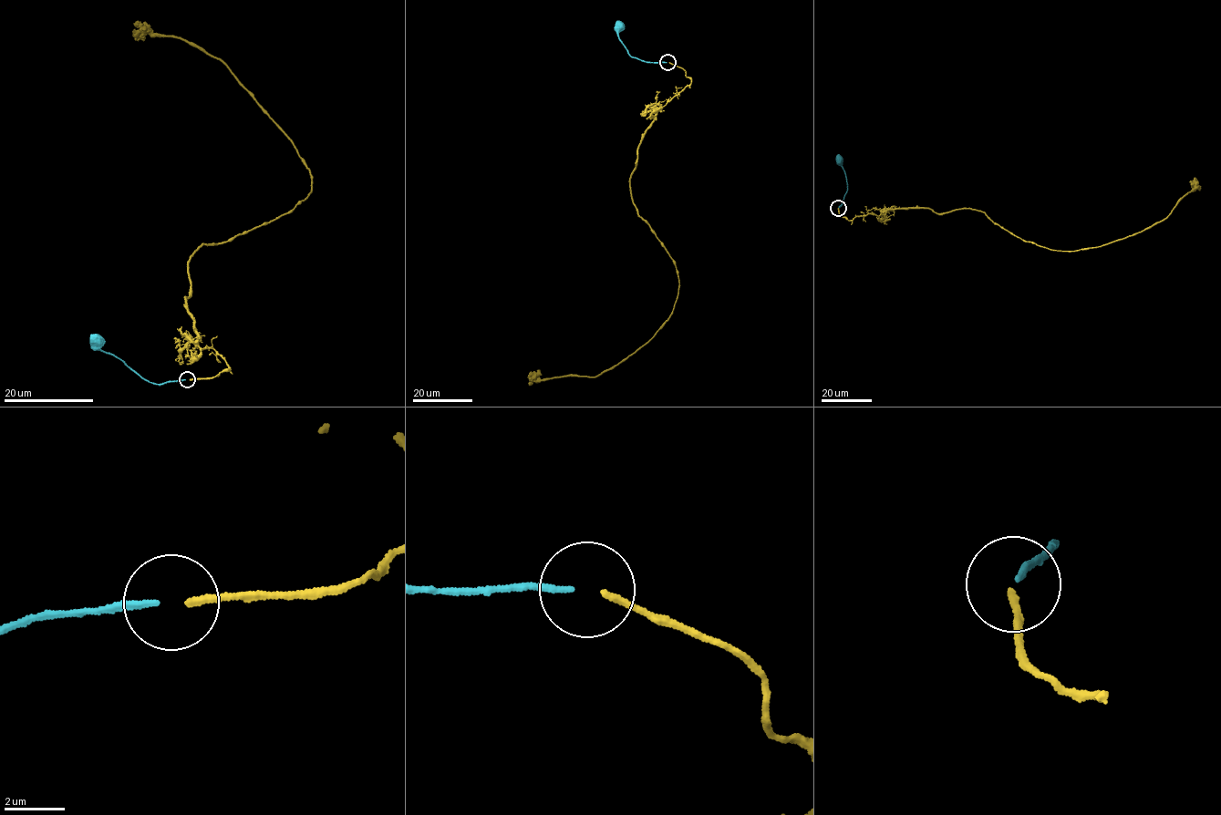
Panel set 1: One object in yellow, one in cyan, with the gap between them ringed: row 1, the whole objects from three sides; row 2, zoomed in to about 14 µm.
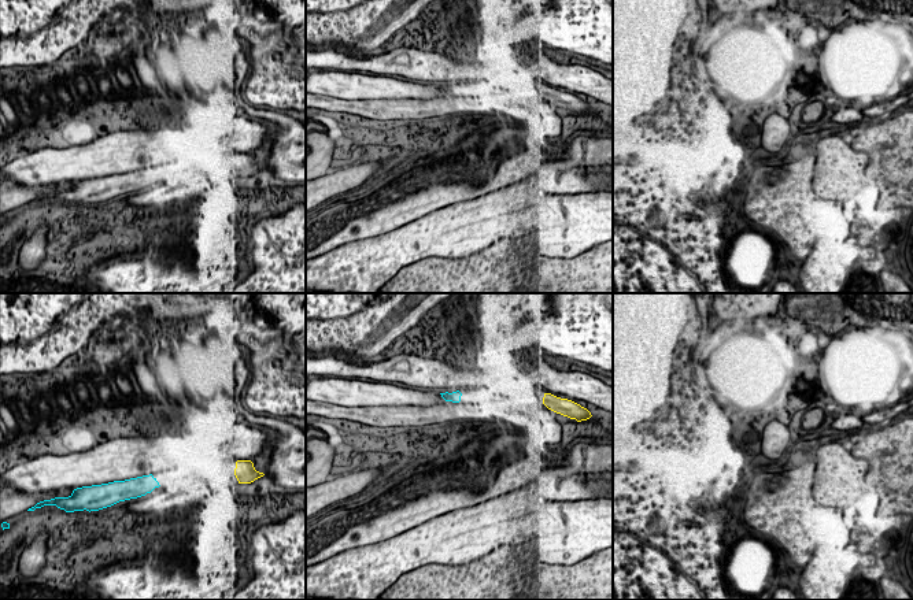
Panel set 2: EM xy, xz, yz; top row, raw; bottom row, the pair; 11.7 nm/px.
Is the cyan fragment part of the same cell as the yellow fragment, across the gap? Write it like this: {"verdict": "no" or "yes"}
{"verdict": "yes"}

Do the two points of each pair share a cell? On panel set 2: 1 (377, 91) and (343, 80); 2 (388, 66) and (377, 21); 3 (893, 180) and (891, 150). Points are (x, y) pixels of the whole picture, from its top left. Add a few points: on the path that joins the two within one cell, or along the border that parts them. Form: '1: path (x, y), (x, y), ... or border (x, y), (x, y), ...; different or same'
1: path (369, 88), (351, 86); same
2: border (379, 47), (365, 55), (347, 54); different
3: path (893, 173), (893, 156); same

